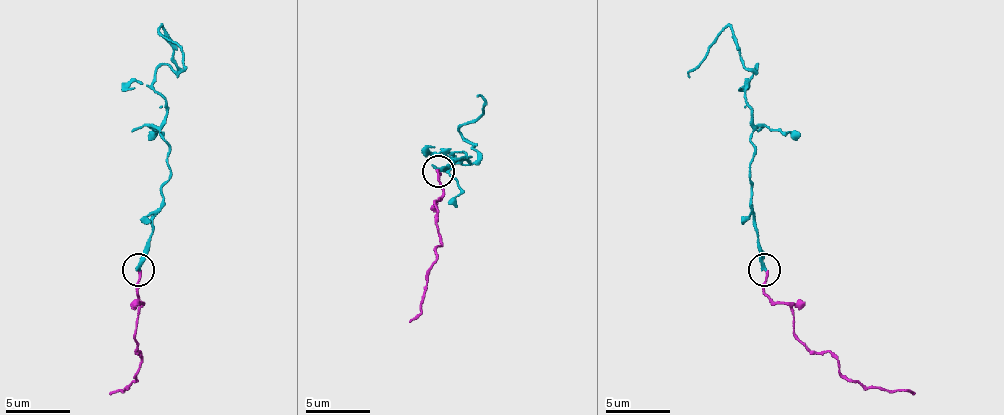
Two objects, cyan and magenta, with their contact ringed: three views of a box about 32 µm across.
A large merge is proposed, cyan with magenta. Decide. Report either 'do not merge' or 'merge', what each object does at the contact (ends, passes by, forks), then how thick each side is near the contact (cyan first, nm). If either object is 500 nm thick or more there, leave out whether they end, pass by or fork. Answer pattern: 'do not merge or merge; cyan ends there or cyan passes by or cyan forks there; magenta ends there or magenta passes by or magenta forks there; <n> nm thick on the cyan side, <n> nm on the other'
do not merge; cyan ends there; magenta ends there; 320 nm thick on the cyan side, 170 nm on the other

